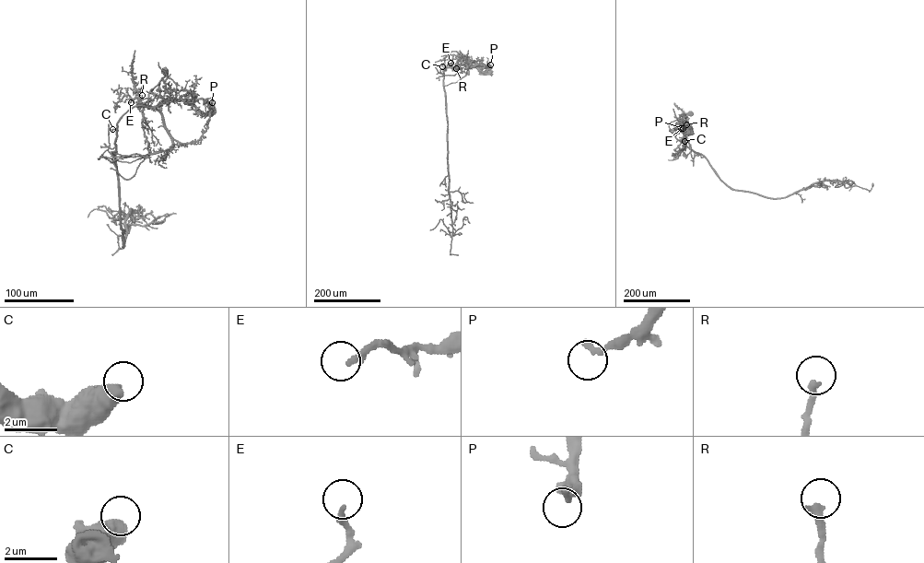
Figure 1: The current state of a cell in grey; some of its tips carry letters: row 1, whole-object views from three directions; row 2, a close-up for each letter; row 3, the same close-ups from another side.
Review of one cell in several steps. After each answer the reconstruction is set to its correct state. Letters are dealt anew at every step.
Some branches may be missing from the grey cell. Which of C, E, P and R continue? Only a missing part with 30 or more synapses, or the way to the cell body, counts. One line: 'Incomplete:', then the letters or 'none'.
Incomplete: none

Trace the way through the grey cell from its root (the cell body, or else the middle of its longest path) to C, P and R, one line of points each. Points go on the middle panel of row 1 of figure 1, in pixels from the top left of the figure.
C: (467, 72), (467, 63), (460, 51), (460, 55), (456, 51), (451, 52), (442, 66)
P: (467, 72), (467, 63), (460, 51), (460, 56), (482, 72), (490, 64)
R: (467, 72), (467, 63), (460, 51), (462, 61), (456, 68)

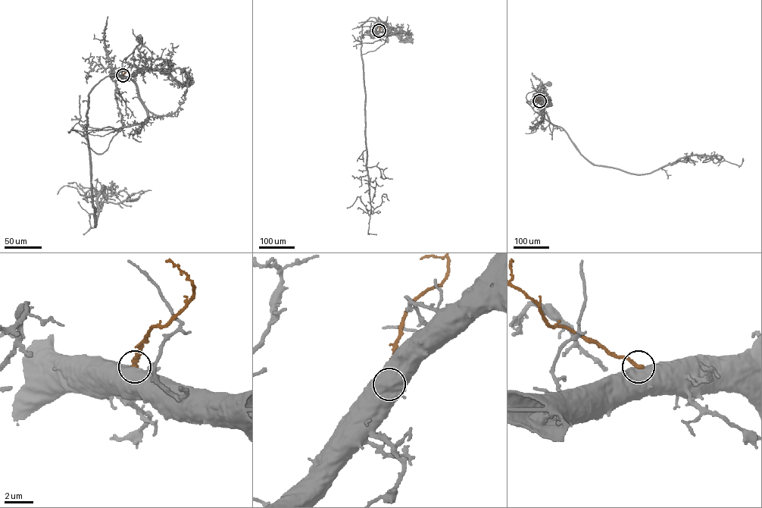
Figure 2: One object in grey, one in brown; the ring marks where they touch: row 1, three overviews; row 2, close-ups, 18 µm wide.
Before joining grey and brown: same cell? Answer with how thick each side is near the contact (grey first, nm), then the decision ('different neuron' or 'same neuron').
calibres 800 and 320 nm; different neuron

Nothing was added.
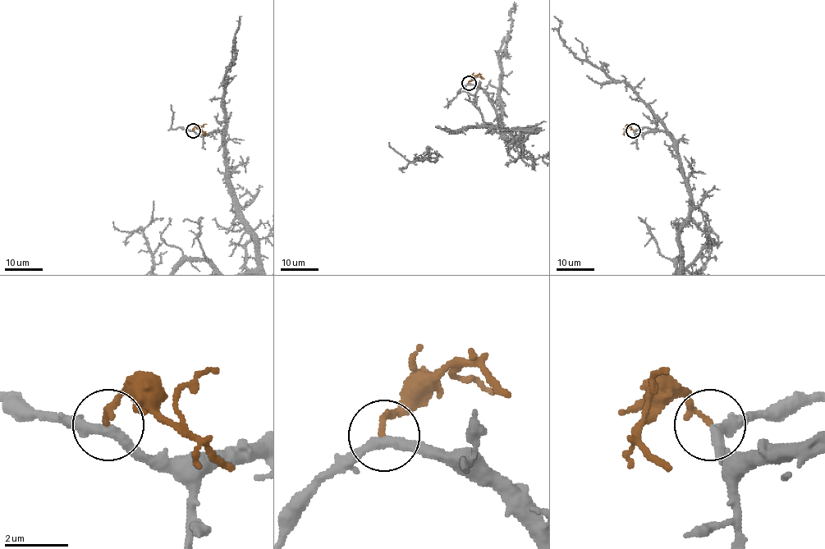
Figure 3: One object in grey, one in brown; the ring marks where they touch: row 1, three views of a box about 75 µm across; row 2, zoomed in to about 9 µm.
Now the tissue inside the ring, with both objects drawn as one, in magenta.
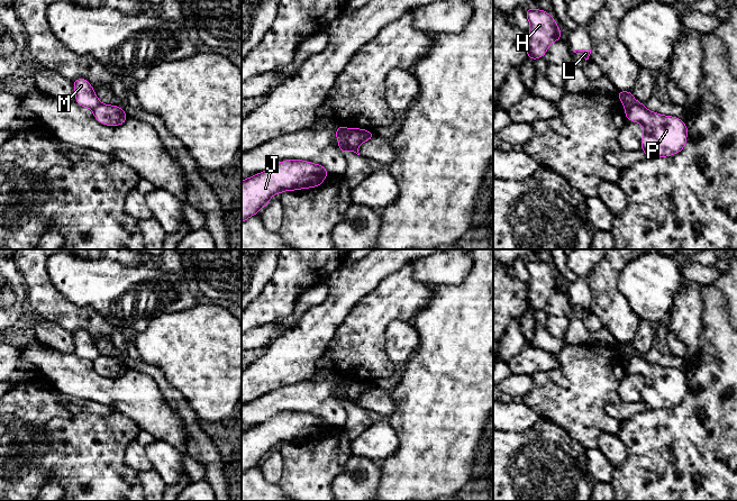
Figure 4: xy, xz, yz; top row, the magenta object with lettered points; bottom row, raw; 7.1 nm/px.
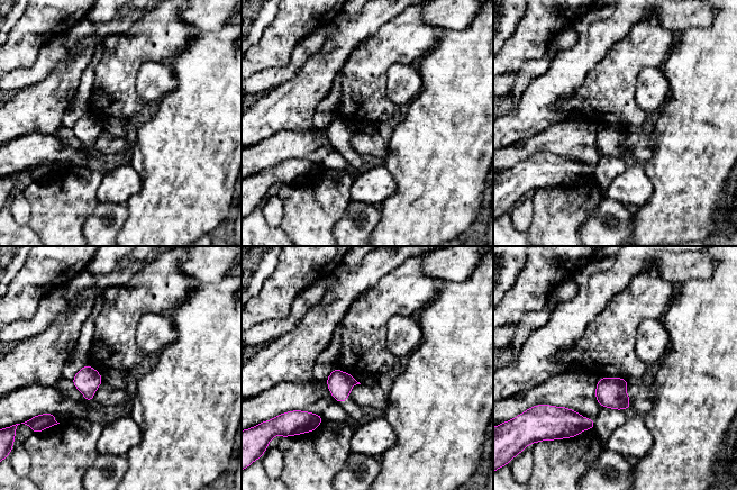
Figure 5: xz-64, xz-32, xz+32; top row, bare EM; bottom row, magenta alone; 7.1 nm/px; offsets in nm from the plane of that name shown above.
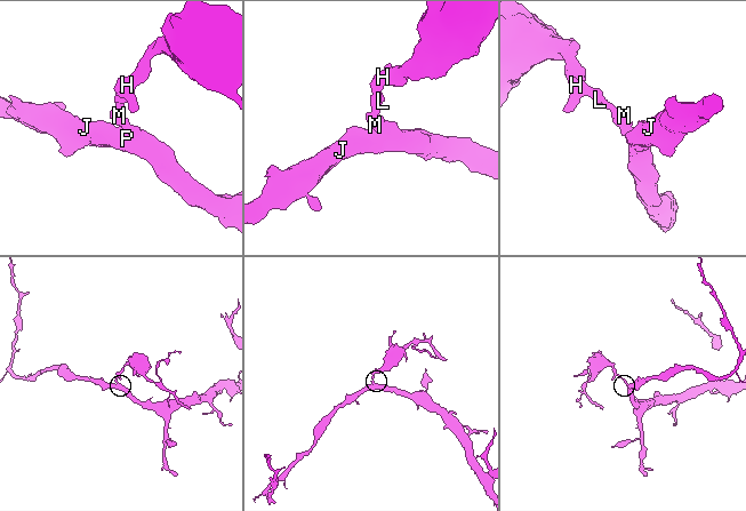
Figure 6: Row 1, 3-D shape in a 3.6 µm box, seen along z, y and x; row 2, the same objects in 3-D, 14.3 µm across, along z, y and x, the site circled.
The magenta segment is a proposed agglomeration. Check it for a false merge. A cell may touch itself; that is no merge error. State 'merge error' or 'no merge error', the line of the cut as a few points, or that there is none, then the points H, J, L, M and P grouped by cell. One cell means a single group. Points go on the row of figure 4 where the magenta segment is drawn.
merge error; cut in xz along (351, 129), (347, 136), (348, 148); H L M / J P

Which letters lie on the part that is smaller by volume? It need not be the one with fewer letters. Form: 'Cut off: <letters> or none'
Cut off: H, L, M

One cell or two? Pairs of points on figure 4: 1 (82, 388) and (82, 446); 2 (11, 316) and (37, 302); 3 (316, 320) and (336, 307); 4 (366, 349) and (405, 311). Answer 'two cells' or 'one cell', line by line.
1: two cells
2: two cells
3: one cell
4: one cell

